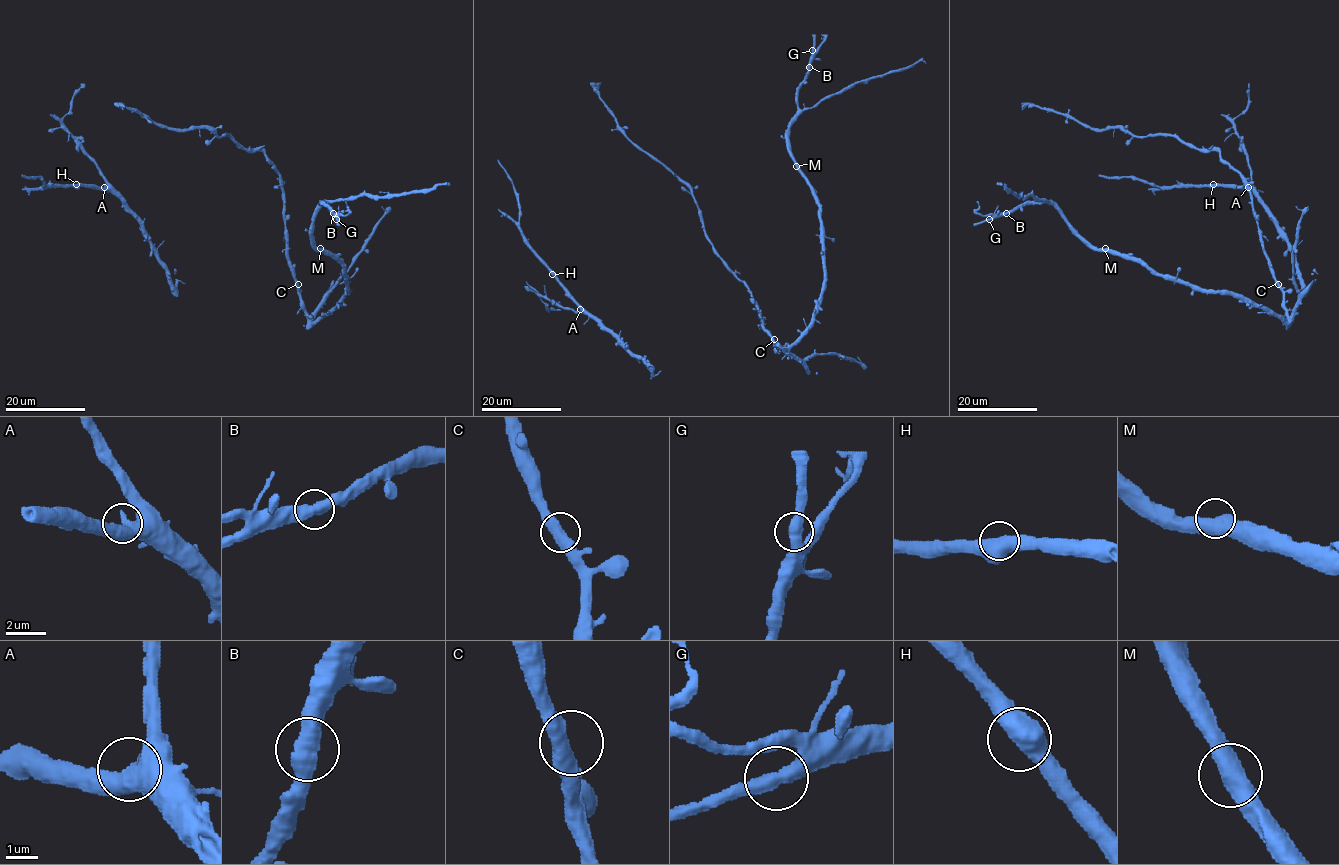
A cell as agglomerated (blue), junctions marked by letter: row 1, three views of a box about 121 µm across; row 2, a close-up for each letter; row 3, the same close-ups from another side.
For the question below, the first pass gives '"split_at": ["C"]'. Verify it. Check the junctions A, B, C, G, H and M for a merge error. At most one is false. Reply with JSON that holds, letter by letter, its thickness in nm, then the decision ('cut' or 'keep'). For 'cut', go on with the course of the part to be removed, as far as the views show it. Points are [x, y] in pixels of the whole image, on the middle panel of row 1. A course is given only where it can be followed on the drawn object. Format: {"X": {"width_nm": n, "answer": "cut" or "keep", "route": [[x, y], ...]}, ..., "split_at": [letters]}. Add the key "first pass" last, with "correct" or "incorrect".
{"A": {"width_nm": 550, "answer": "keep"}, "B": {"width_nm": 550, "answer": "keep"}, "C": {"width_nm": 480, "answer": "keep"}, "G": {"width_nm": 480, "answer": "keep"}, "H": {"width_nm": 550, "answer": "keep"}, "M": {"width_nm": 600, "answer": "keep"}, "split_at": [], "first pass": "incorrect"}

